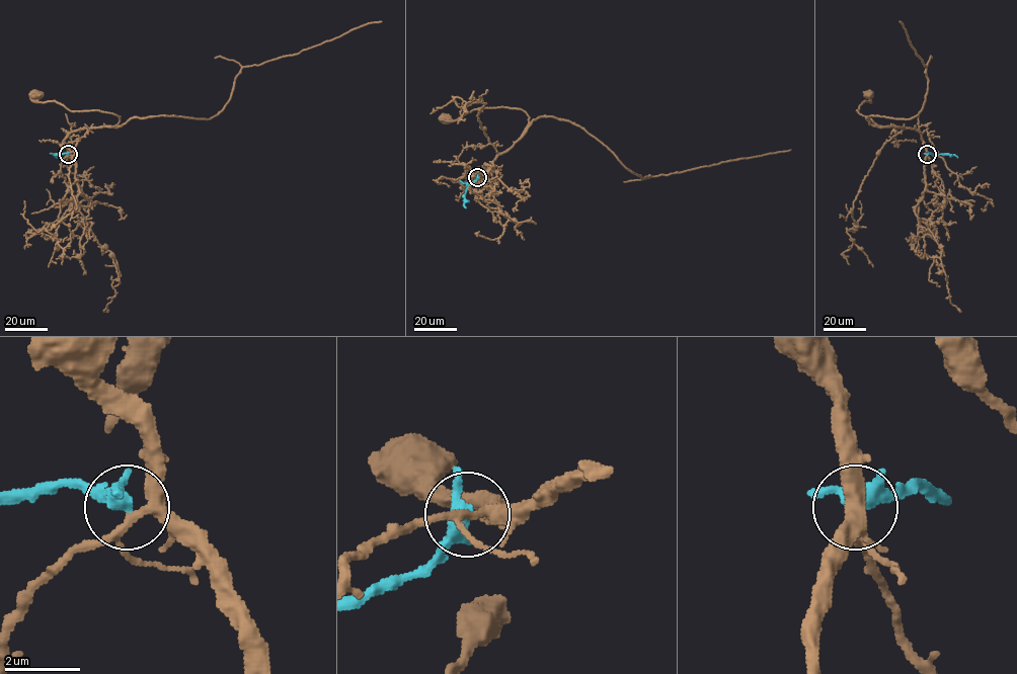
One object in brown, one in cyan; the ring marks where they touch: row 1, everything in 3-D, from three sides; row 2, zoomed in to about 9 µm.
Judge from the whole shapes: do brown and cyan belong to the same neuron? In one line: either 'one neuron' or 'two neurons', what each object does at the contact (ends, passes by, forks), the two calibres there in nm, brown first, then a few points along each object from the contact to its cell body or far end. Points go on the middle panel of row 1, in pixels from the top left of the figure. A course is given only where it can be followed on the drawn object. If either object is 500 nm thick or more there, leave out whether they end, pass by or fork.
two neurons | brown forks | cyan forks | 240/320 nm | brown via (477, 177), (473, 173), (522, 136), (529, 115), (505, 106), (447, 118) | cyan via (477, 177), (466, 188), (466, 207)

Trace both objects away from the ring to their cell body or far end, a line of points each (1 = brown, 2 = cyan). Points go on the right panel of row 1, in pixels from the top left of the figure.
1: (927, 155), (921, 135), (915, 128), (877, 124), (856, 110), (864, 101), (870, 102), (868, 93)
2: (927, 154), (957, 157)

